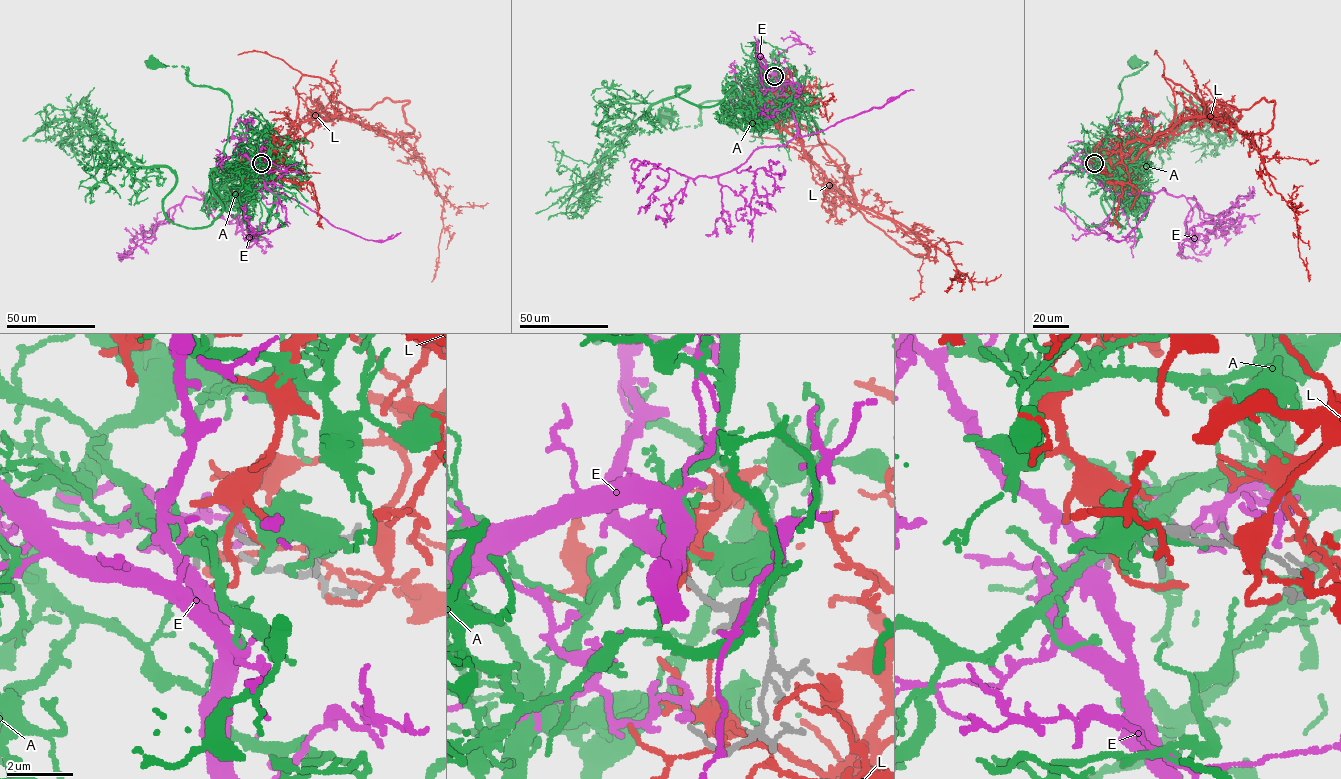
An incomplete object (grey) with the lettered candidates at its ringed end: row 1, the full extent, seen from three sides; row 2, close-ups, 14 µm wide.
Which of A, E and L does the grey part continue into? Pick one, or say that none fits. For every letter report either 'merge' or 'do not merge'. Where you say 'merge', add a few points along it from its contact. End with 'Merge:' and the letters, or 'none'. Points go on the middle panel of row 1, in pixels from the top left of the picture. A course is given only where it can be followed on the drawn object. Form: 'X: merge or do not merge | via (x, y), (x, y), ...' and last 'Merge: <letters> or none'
A: do not merge
E: merge | via (774, 76), (797, 134), (783, 146), (757, 148), (718, 175), (693, 178), (667, 169), (666, 184), (637, 214)
L: do not merge
Merge: E

